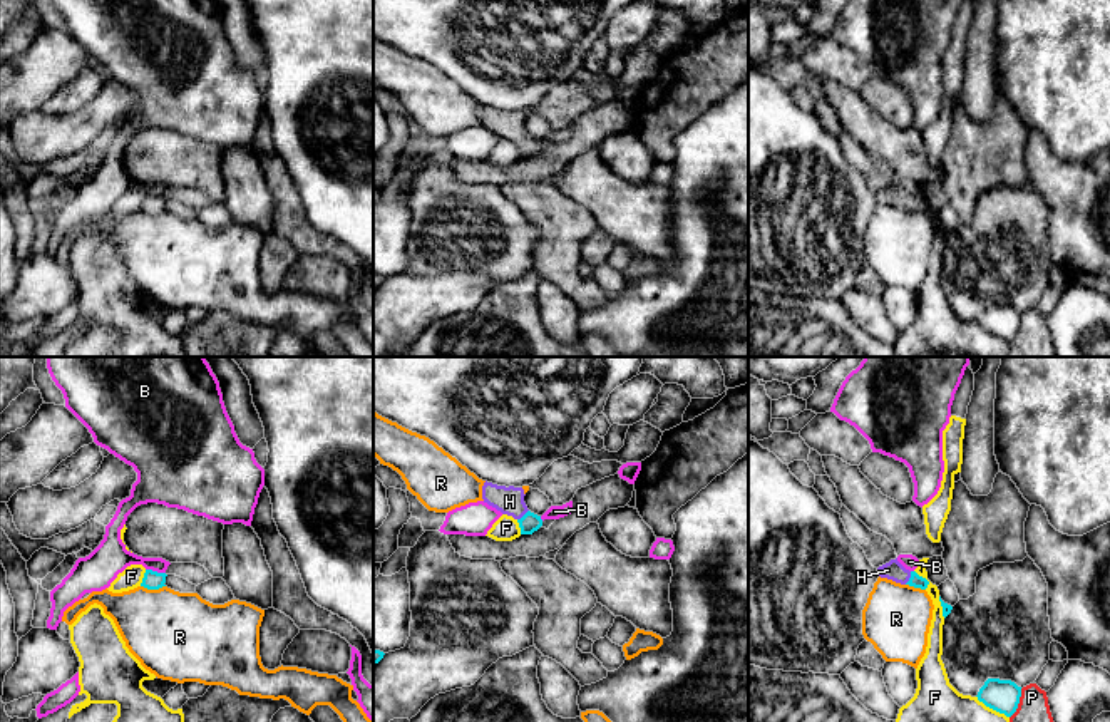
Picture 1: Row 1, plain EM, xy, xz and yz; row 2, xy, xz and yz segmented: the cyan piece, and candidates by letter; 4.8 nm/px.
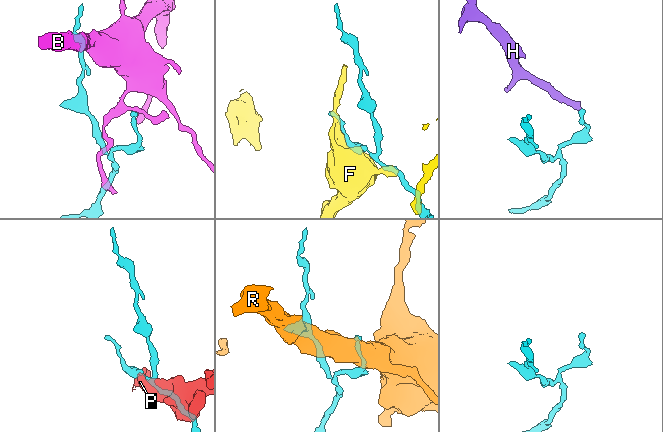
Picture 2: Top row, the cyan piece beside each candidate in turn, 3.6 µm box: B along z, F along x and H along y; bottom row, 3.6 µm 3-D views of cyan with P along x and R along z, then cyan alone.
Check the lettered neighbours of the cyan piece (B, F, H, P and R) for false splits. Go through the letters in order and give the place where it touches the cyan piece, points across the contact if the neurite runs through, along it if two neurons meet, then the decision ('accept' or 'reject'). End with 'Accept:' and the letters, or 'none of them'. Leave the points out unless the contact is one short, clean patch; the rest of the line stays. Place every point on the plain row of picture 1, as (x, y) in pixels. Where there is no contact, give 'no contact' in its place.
B: meets cyan in xy at (156, 196); border along xy (146, 193), (164, 198); reject
F: meets cyan in yz at (924, 203); reject
H: meets cyan in yz at (909, 203); runs through yz (918, 206), (909, 203), (893, 195); accept
P: meets cyan in yz at (1018, 327); reject
R: meets cyan in xy at (153, 213); border along xy (141, 210), (148, 213), (164, 211); reject
Accept: H

